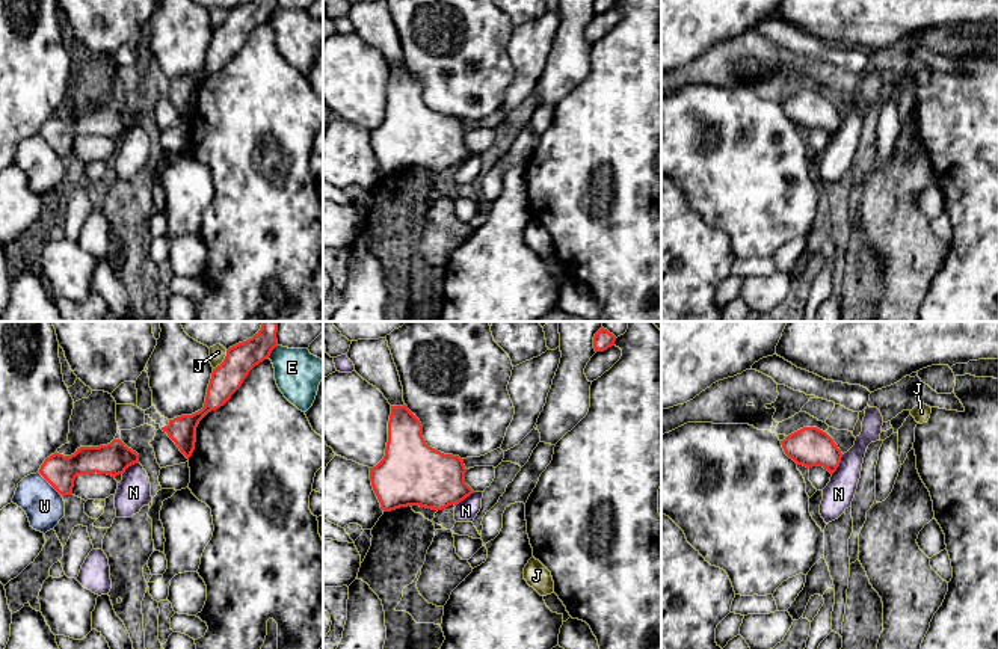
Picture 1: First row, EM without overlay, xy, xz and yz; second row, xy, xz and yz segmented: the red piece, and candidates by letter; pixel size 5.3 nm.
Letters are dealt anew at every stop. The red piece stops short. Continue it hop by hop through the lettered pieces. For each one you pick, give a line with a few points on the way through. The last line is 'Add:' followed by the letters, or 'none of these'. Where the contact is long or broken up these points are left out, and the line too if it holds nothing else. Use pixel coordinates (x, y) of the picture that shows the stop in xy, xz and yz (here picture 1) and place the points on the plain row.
Add: none of these

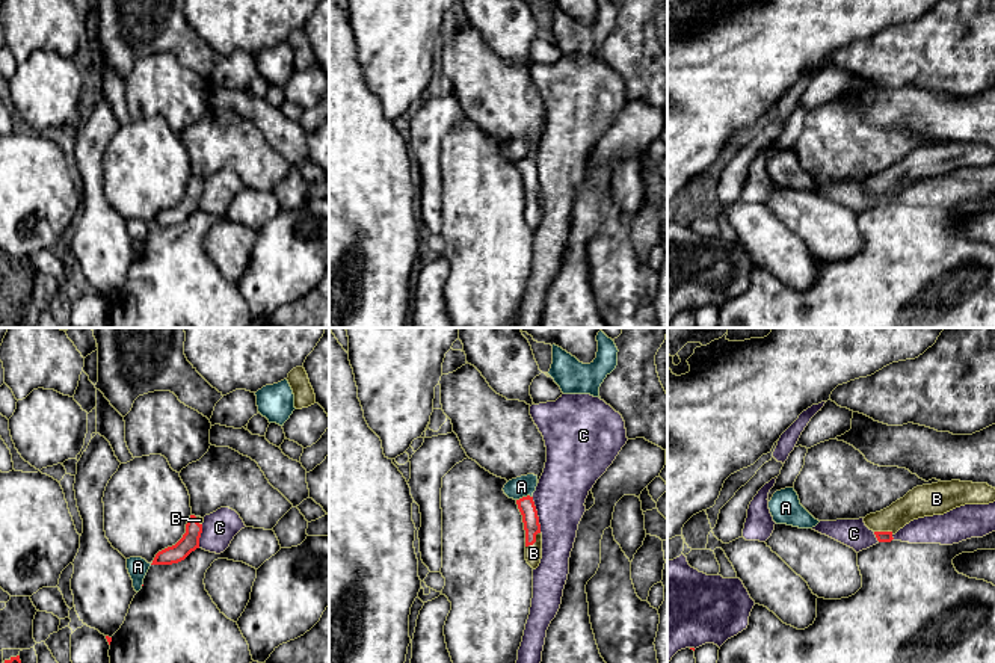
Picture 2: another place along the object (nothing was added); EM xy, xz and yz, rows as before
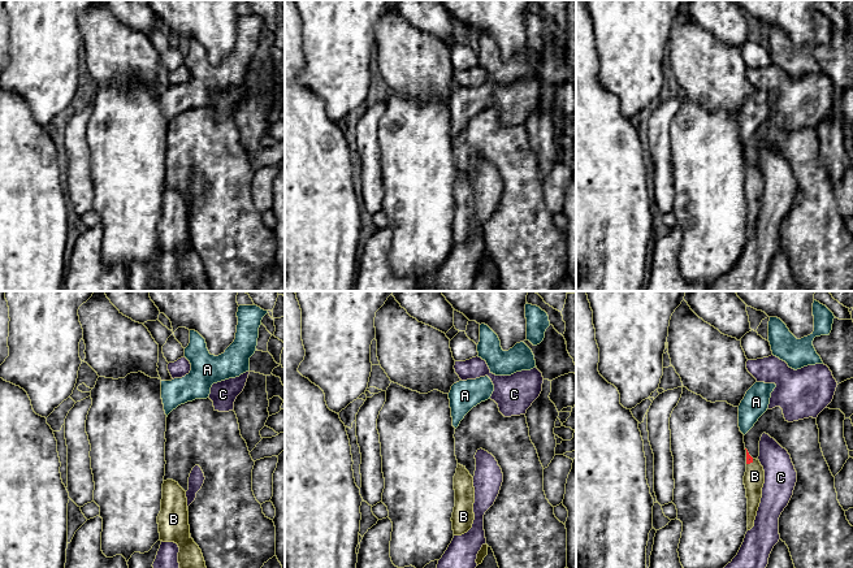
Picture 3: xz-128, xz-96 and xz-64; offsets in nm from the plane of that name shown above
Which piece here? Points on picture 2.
B: runs through xz (526, 166), (535, 203), (533, 215)
Add: B

